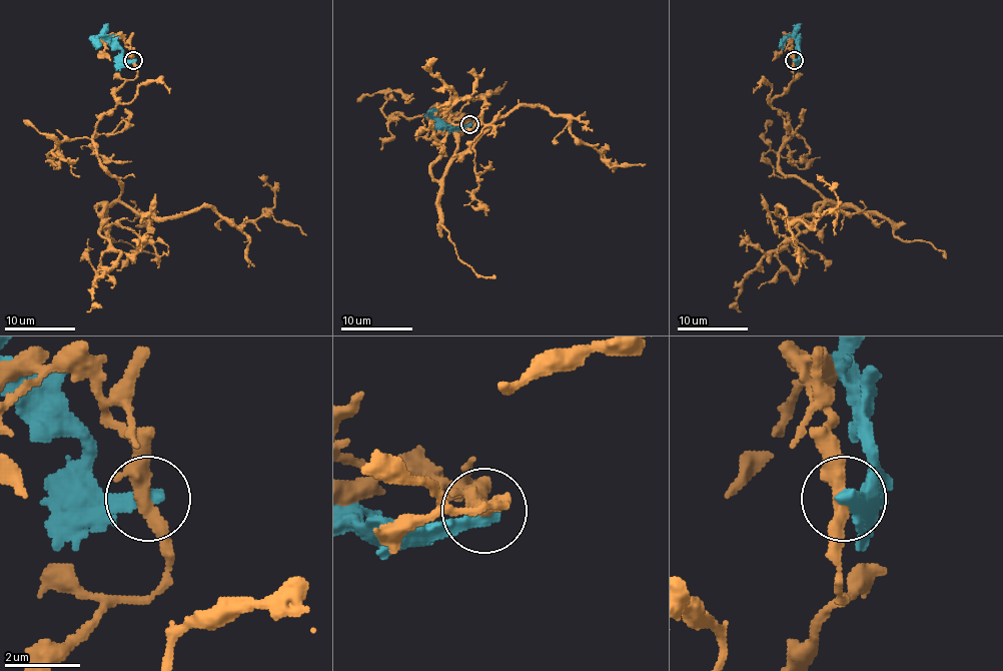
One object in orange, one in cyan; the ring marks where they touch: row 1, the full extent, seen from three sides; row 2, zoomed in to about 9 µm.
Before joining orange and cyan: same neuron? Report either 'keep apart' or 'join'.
keep apart

